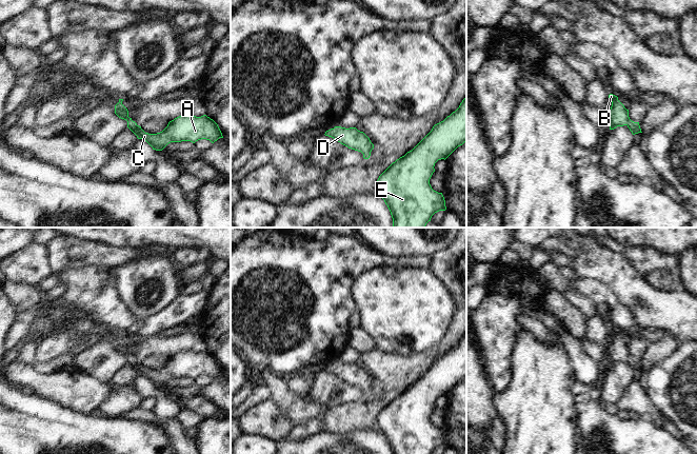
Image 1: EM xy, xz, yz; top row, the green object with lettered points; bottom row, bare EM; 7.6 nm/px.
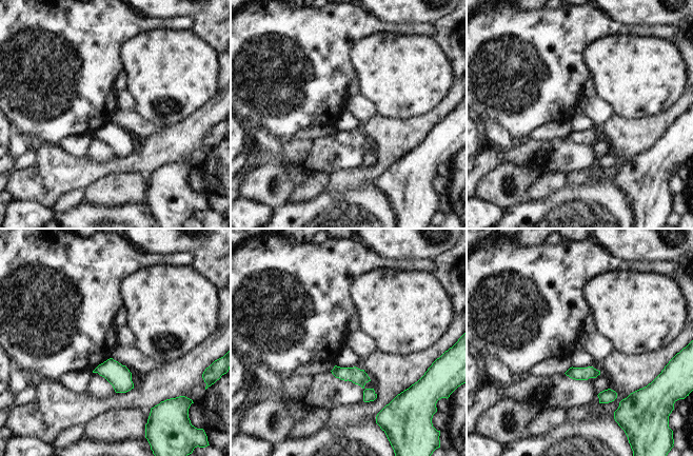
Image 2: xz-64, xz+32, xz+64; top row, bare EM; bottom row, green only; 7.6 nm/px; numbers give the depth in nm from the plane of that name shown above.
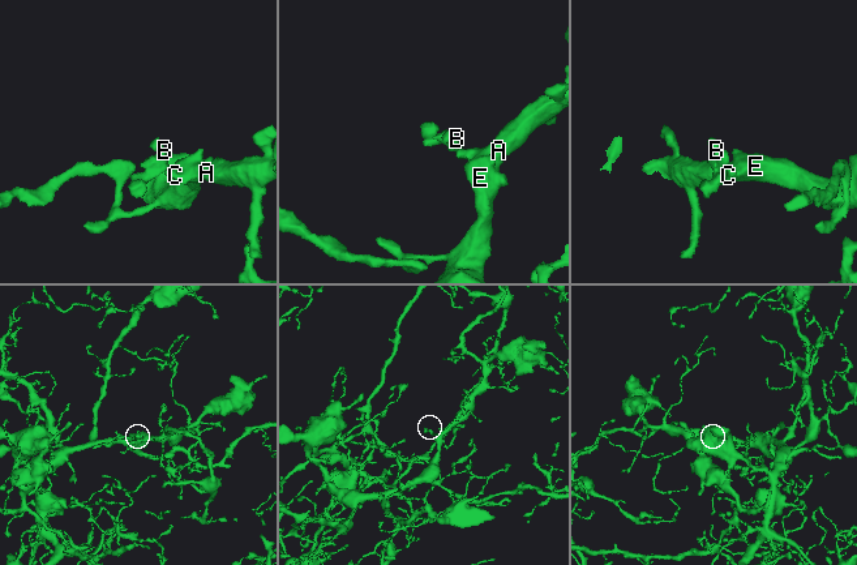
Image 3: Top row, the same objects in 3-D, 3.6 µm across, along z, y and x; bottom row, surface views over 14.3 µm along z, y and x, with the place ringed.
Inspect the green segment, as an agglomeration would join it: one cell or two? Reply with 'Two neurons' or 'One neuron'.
One neuron.

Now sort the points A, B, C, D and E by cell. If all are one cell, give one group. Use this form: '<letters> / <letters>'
A B C D E

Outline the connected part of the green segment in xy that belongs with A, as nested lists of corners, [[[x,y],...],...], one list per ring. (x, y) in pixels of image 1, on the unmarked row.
[[[123,335],[115,341],[115,350],[127,357],[127,363],[137,372],[138,375],[146,377],[153,386],[162,387],[171,378],[191,377],[195,379],[198,376],[206,375],[212,379],[219,374],[223,374],[218,360],[203,351],[179,352],[170,357],[167,362],[160,369],[145,369],[132,354],[128,353],[127,344],[122,340]]]

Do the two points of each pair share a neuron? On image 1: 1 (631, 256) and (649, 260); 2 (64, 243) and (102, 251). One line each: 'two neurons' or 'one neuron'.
1: one neuron
2: one neuron

